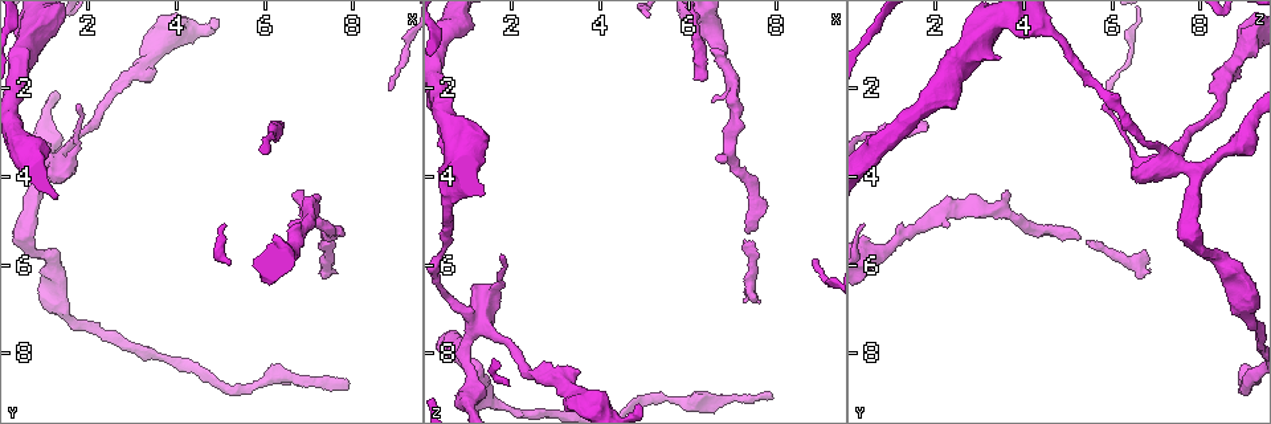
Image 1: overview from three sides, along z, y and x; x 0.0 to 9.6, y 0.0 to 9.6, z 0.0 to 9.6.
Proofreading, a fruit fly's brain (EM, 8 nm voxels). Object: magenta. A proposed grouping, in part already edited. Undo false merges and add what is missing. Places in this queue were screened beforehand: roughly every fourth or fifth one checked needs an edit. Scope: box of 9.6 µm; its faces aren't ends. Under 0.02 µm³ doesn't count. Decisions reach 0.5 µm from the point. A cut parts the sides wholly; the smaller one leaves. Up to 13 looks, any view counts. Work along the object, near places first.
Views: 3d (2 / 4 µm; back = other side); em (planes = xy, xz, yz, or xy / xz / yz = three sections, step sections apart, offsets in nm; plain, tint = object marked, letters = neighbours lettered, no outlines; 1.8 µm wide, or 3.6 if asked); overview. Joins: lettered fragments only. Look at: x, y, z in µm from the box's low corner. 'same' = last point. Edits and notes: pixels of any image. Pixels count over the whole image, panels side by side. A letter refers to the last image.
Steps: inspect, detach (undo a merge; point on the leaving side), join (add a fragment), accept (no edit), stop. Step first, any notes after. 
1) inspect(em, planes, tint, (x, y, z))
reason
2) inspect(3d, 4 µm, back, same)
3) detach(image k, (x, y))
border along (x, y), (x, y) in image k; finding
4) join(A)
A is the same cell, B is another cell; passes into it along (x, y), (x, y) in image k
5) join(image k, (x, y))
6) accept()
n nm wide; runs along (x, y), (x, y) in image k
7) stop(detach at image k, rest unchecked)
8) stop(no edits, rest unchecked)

inspect(em, planes, tint, (6.20, 2.85, 1.75))
an open end

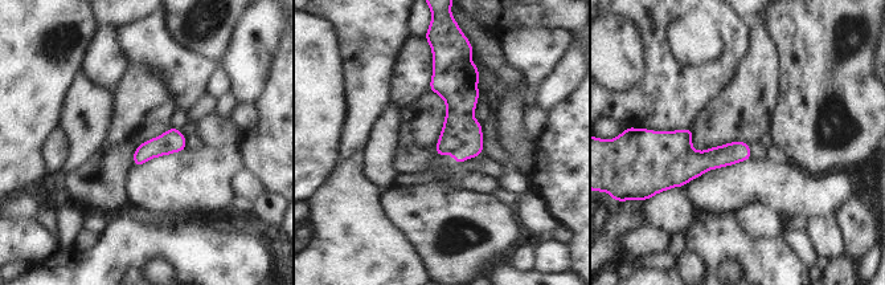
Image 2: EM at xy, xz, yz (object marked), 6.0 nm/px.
inspect(em, planes, letters, same)

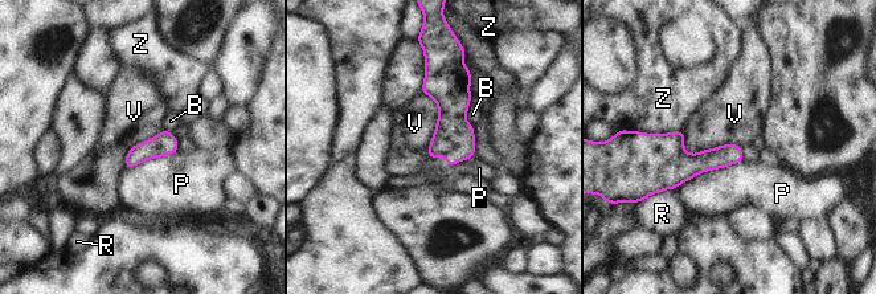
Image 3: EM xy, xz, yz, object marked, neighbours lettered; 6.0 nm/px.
accept()
140 nm wide; B, P, R, V and Z are other cells; no lettered fragment goes on from it

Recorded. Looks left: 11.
inspect(3d, 2 µm, (6.55, 5.15, 2.20))
free end

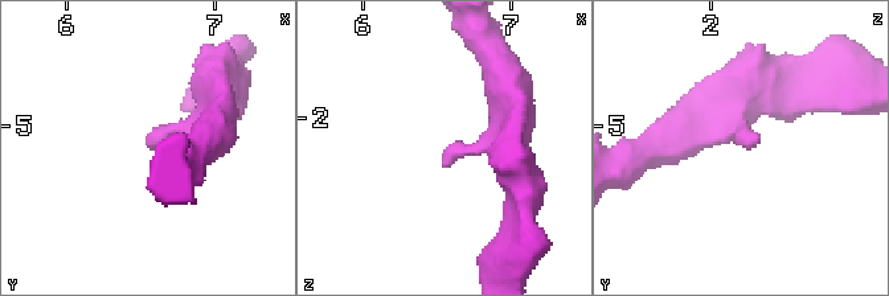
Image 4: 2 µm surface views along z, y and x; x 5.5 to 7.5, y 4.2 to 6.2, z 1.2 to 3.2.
inspect(em, xy, step 8, plain, (6.56, 5.14, 2.28))
need the tissue

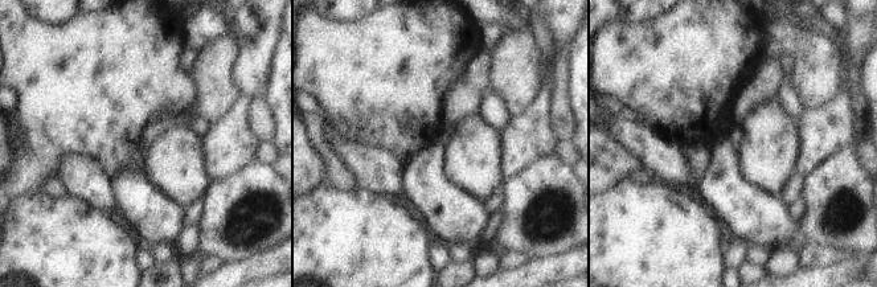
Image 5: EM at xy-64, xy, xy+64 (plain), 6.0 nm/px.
inspect(em, xy, step 8, letters, same)
what lies round it

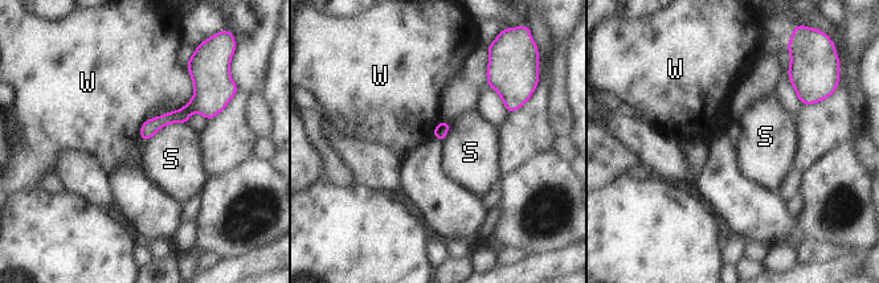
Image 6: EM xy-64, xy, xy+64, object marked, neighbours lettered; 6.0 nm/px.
accept()
S and W are other cells; runs along (215, 110), (191, 107), (143, 132) in image 6; none of them fits

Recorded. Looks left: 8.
inspect(3d, 4 µm, (7.40, 5.45, 5.25))
free end

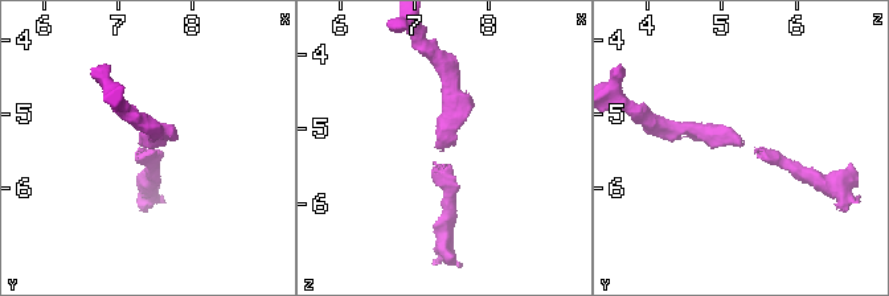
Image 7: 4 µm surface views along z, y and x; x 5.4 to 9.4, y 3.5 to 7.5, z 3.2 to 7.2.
inspect(em, planes, plain, (7.35, 5.40, 5.30))
need the tissue

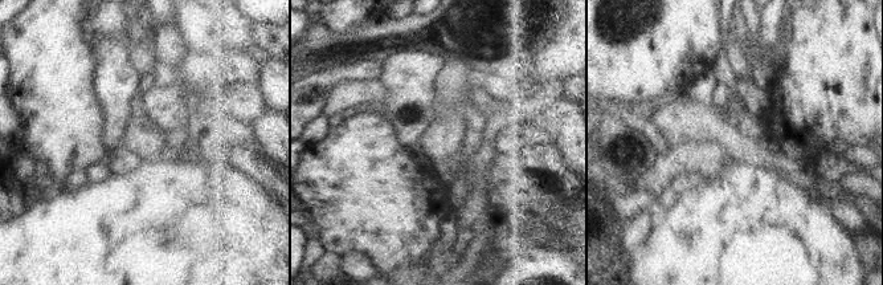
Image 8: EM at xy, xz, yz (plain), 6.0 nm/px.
inspect(em, planes, letters, same)
see the neighbours

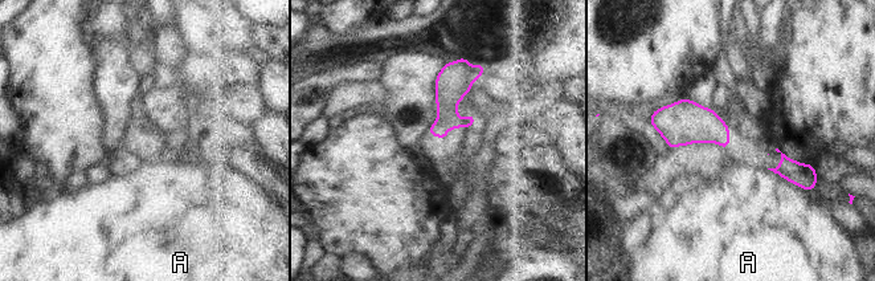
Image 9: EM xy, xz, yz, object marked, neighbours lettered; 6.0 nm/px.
accept()
130 nm wide; A is another cell; border along (767, 168), (806, 191) in image 9; no lettered fragment goes on from it

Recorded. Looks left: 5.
inspect(3d, 2 µm, (7.20, 6.10, 6.85))
an open end

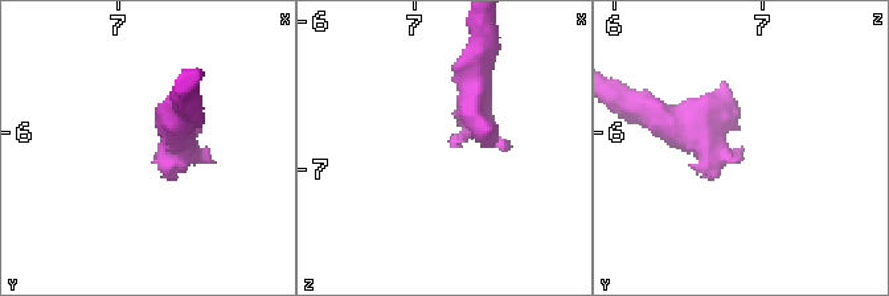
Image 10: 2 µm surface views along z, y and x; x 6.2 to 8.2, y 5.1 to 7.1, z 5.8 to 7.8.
inspect(em, planes, letters, (7.24, 6.18, 6.82))
shape alone is not enough

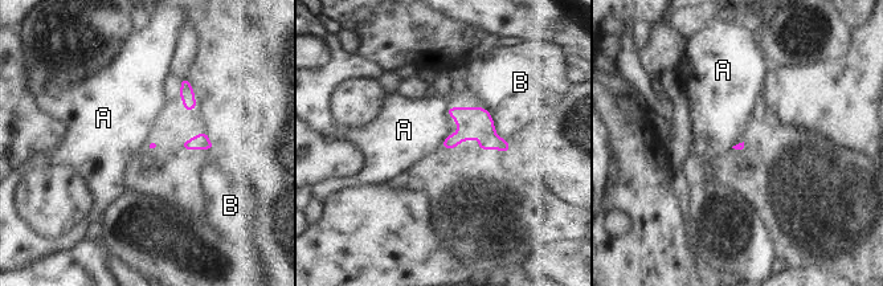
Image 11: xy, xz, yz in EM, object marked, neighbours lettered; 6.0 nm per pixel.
accept()
A and B are other cells; border along (448, 107), (445, 111) in image 11; no lettered fragment goes on from it

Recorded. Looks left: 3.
inspect(3d, 2 µm, (1.15, 3.70, 7.35))
looks like a crossing

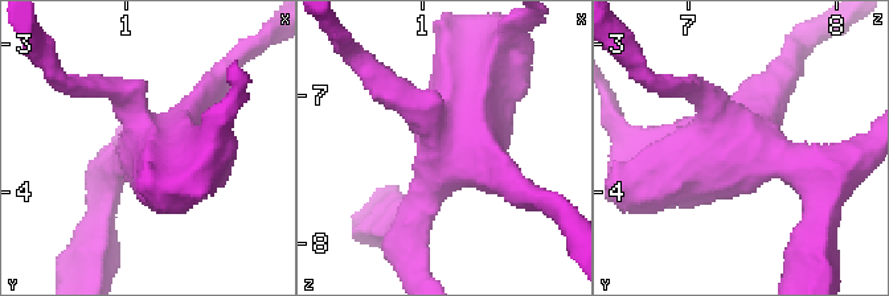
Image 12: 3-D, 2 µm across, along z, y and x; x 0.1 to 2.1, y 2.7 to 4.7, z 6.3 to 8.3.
inspect(em, xz, step 16, tint, (1.18, 3.68, 7.38))
need the tissue

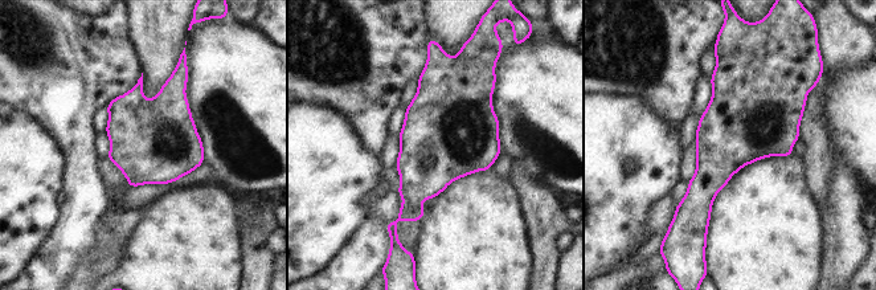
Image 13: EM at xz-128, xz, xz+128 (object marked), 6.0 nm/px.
inspect(em, planes, letters, same)

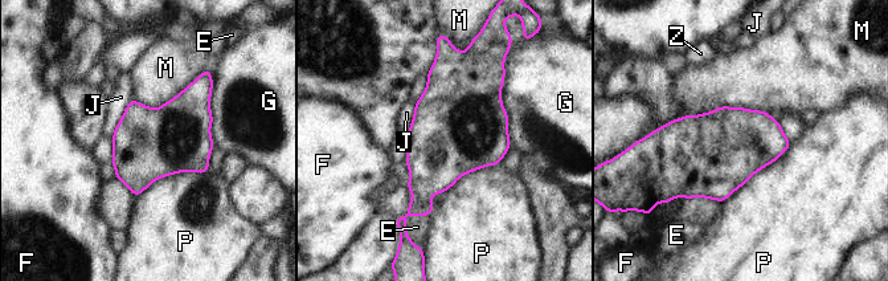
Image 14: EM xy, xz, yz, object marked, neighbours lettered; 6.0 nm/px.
accept()
E, F, G, J, M, P and Z are other cells; border along (208, 170), (158, 178), (135, 196) in image 14; one neuron here

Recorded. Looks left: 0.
stop(no edits, rest unchecked)

